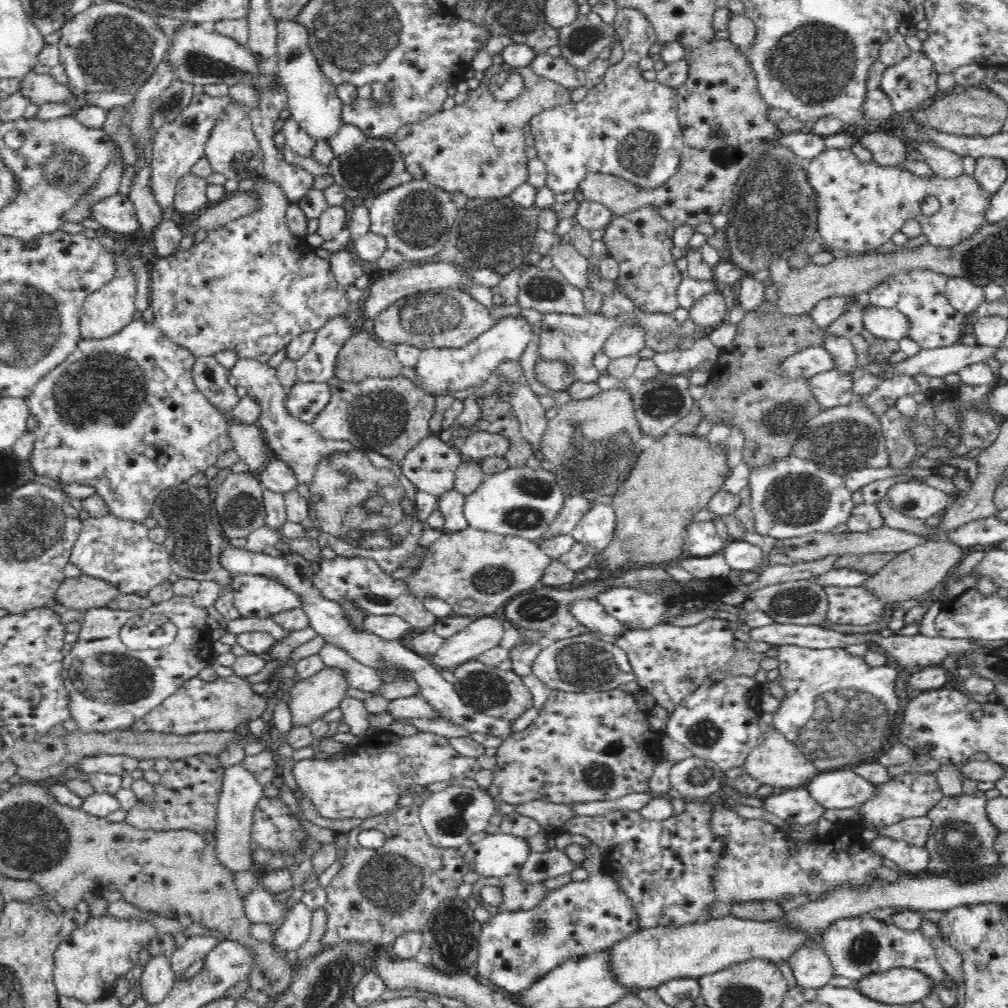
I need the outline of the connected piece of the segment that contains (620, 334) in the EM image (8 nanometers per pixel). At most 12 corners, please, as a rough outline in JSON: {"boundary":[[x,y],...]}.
{"boundary":[[626,320],[603,352],[611,359],[638,355],[646,329]]}

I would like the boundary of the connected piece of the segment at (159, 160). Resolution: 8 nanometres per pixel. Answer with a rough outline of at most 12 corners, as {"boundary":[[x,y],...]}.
{"boundary":[[194,85],[190,104],[154,134],[152,193],[176,204],[219,116],[238,102]]}

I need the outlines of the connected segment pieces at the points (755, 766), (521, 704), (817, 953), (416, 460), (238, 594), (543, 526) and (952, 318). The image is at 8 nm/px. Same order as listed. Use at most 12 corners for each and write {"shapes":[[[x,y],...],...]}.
{"shapes":[[[767,716],[744,771],[776,791],[806,786],[814,761]],[[470,660],[453,685],[465,706],[510,722],[533,709],[513,671]],[[820,942],[789,960],[798,986],[819,989],[834,970]],[[431,434],[399,462],[416,490],[453,489],[464,457]],[[233,575],[233,605],[244,618],[303,609],[275,578]],[[508,468],[466,496],[472,528],[534,541],[565,499],[548,470]],[[898,272],[870,305],[895,308],[922,349],[954,346],[968,329],[945,294],[948,277]]]}

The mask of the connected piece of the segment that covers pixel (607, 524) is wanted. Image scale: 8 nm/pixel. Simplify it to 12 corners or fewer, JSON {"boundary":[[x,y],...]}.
{"boundary":[[593,505],[575,526],[575,542],[601,552],[612,542],[612,505]]}

